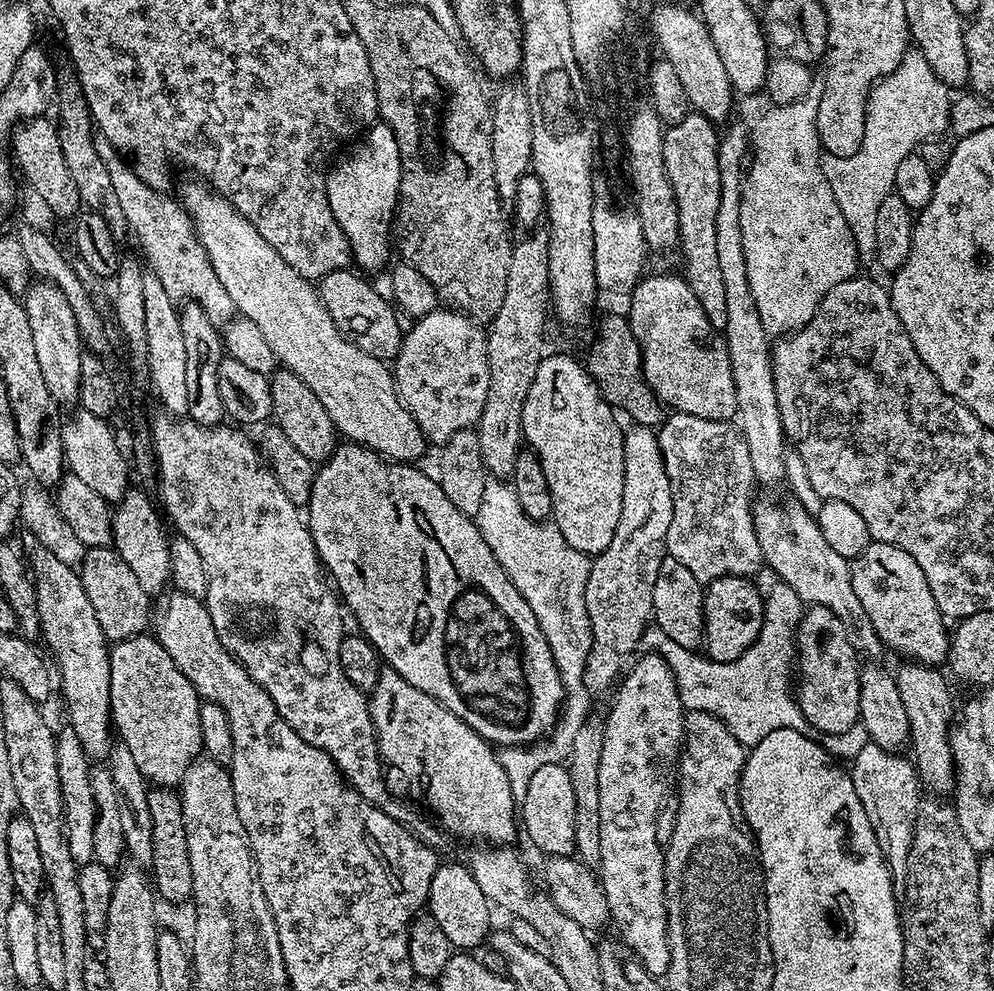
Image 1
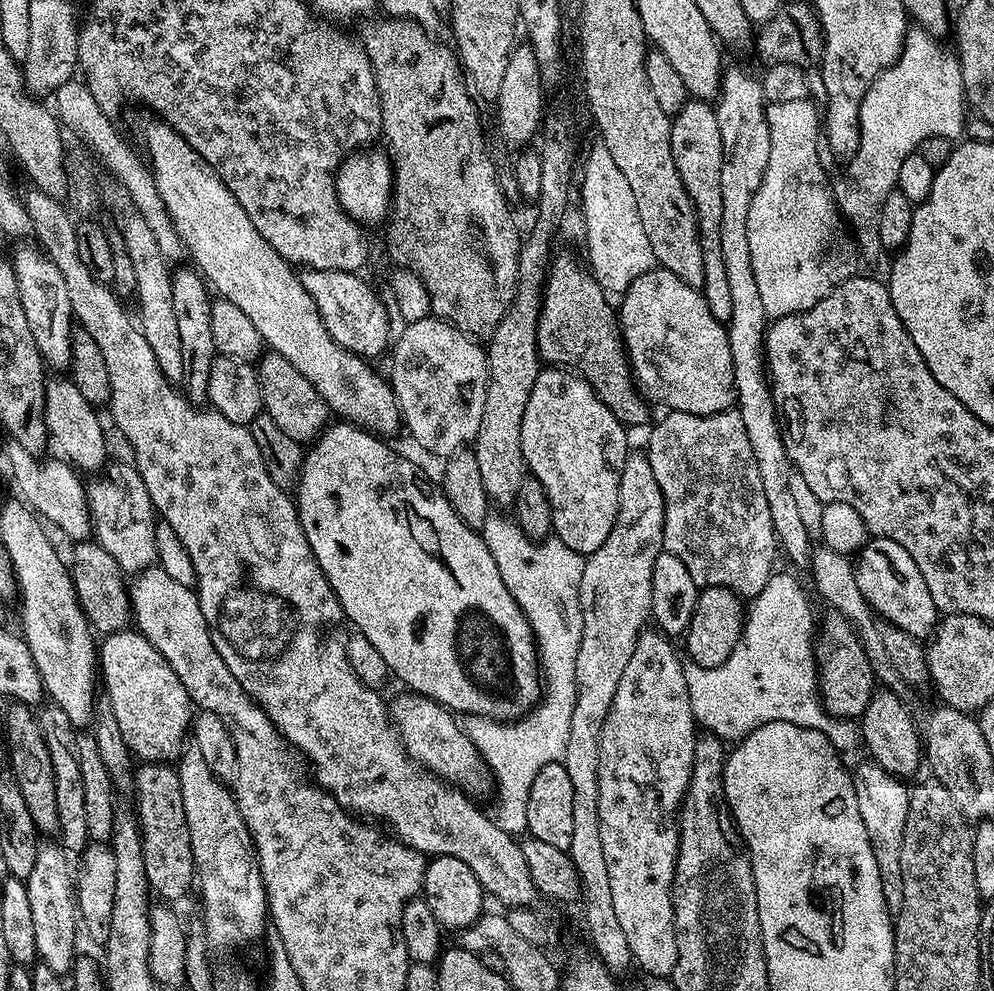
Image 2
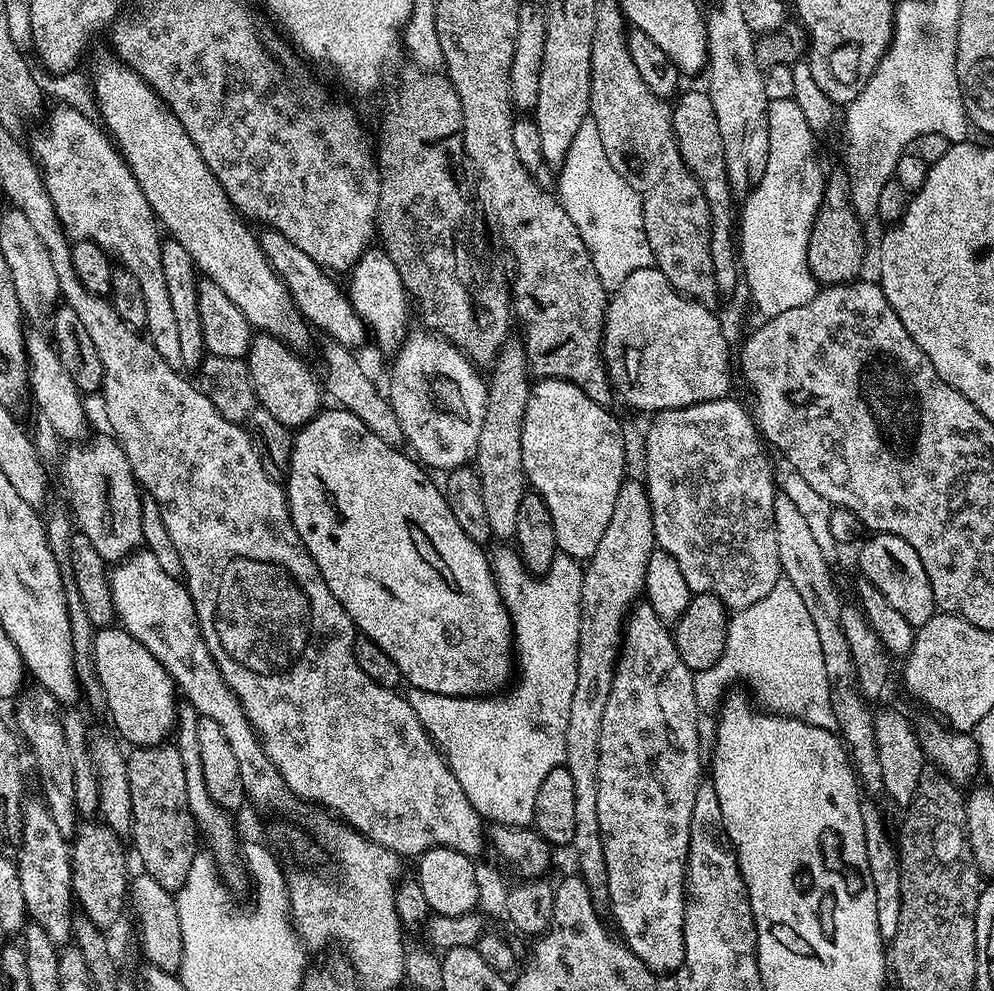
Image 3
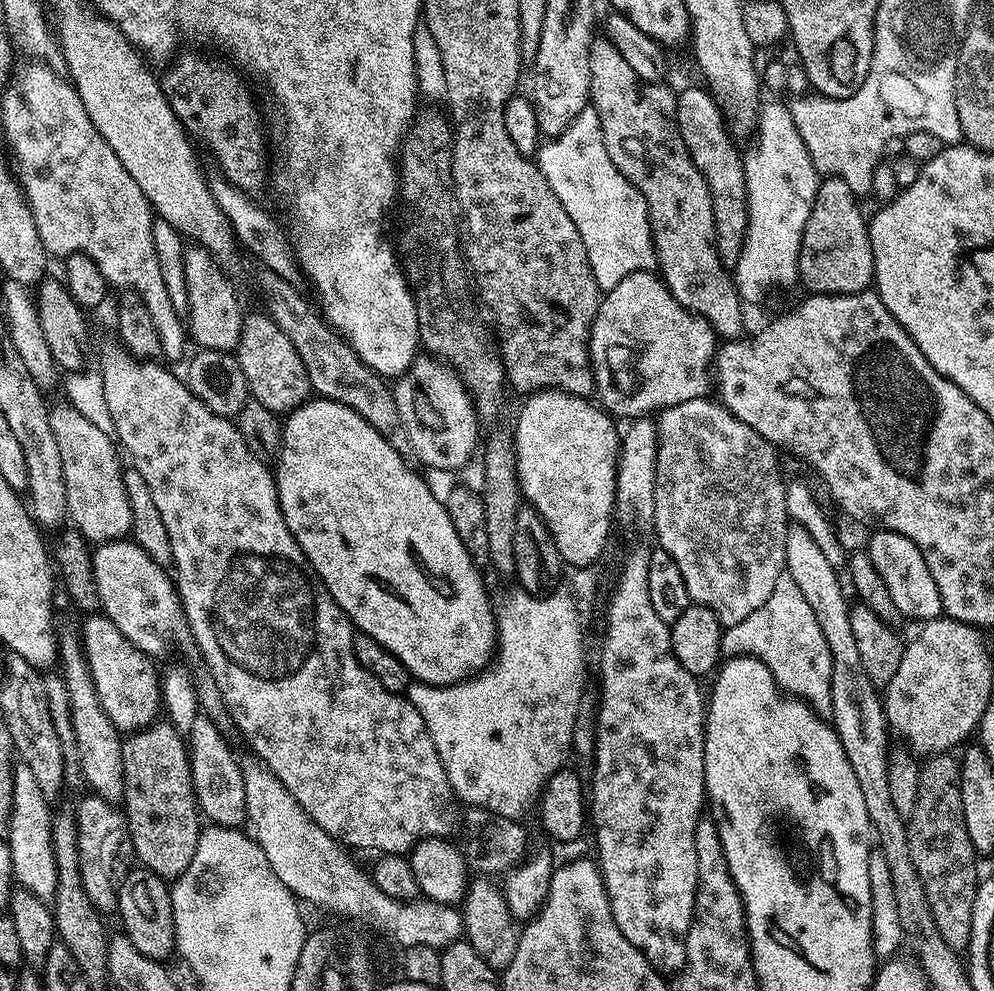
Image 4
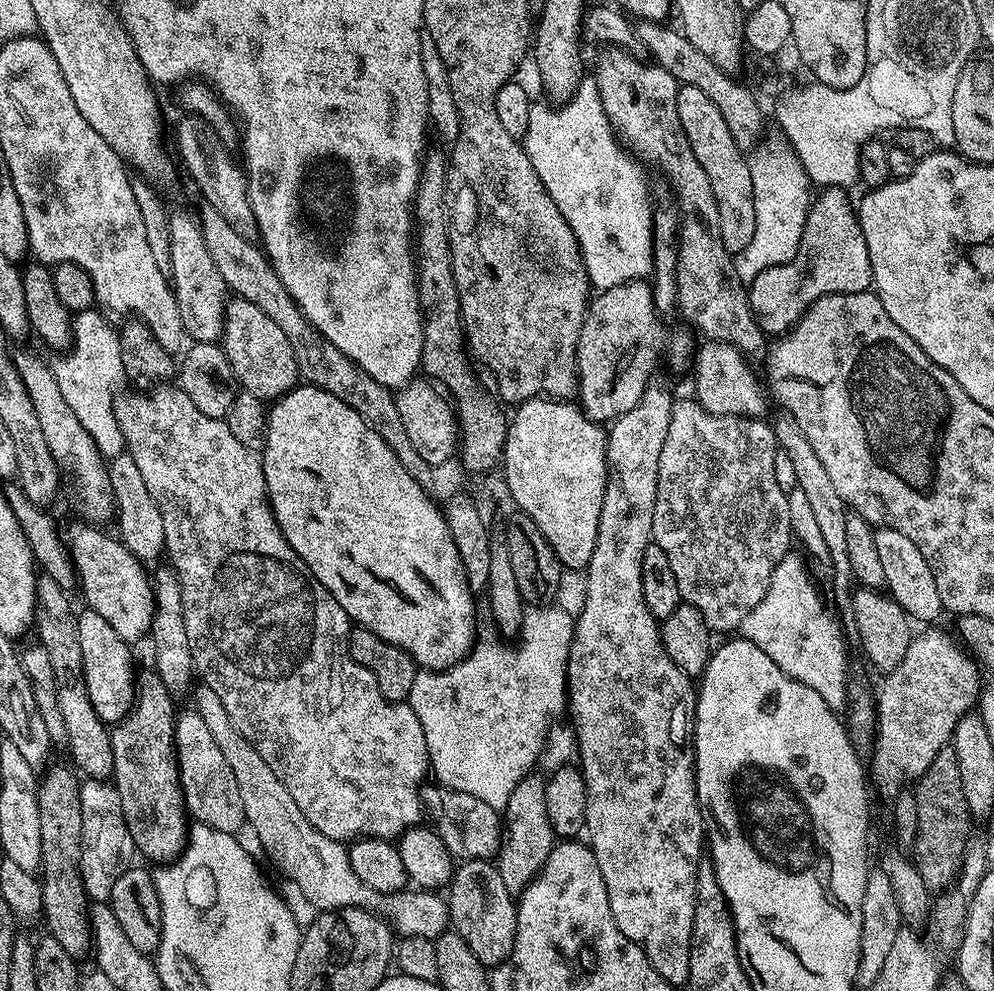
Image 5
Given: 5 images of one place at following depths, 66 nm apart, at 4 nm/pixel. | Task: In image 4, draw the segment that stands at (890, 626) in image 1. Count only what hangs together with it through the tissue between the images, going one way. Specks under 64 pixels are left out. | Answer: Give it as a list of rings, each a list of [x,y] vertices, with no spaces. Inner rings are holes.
[[[876,530],[868,540],[866,551],[870,562],[874,562],[874,570],[882,574],[882,582],[890,589],[890,598],[894,598],[894,606],[898,606],[901,617],[909,616],[912,620],[927,622],[935,620],[943,613],[942,598],[938,594],[938,586],[934,586],[934,577],[926,566],[926,558],[910,542],[910,538],[902,538],[897,532]]]

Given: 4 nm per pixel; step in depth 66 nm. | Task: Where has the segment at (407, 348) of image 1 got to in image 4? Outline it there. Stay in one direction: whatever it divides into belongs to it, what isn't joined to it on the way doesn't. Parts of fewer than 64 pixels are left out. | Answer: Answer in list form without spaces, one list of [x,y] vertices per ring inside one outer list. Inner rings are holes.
[[[427,354],[417,355],[412,365],[404,371],[394,384],[398,414],[404,423],[406,434],[409,435],[410,446],[416,451],[417,461],[428,468],[441,468],[444,472],[452,472],[460,468],[472,455],[477,455],[478,441],[481,439],[480,427],[482,421],[476,415],[472,404],[472,396],[464,388],[464,383],[453,368],[448,367],[443,360]]]

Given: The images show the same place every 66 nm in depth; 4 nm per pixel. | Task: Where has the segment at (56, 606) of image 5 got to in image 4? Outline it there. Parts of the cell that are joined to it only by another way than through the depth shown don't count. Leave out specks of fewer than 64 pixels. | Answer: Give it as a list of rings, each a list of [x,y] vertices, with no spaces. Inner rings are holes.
[[[61,631],[58,636],[58,664],[62,669],[64,685],[70,698],[70,710],[74,718],[74,735],[78,741],[78,758],[82,758],[84,783],[95,795],[106,802],[119,805],[124,798],[124,771],[122,770],[122,750],[124,740],[120,729],[106,718],[102,702],[98,702],[98,690],[84,657],[82,640],[72,632]]]

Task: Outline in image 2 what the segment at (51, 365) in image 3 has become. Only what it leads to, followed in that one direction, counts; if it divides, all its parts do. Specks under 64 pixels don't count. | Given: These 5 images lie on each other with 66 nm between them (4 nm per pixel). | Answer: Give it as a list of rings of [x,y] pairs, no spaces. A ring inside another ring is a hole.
[[[54,376],[45,383],[44,417],[51,449],[58,451],[55,453],[61,453],[79,471],[90,470],[89,472],[92,472],[101,469],[107,463],[108,441],[102,434],[99,413],[92,404],[88,403],[86,398],[83,398],[71,379]]]

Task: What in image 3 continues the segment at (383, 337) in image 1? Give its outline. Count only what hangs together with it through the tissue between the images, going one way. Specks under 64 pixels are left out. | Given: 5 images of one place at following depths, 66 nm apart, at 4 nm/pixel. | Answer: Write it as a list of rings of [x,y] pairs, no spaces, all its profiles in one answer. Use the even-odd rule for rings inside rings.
[[[264,230],[259,233],[258,239],[260,249],[266,254],[270,266],[286,286],[300,315],[308,321],[313,329],[321,328],[327,339],[335,340],[351,350],[358,349],[357,347],[364,339],[366,341],[369,339],[370,333],[364,320],[348,301],[345,289],[341,285],[339,288],[331,280],[333,277],[319,264],[316,264],[314,258],[310,258],[310,254],[306,254],[306,250],[298,250],[298,246],[294,246],[294,242],[290,242],[281,232]]]

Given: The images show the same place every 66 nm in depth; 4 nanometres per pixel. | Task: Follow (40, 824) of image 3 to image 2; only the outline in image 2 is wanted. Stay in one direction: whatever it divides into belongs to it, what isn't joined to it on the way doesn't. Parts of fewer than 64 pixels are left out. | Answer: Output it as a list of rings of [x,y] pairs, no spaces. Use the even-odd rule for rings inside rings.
[[[41,843],[37,847],[34,868],[30,870],[30,878],[26,883],[34,922],[34,946],[39,963],[50,966],[50,970],[59,974],[68,974],[71,973],[72,964],[78,955],[78,949],[76,949],[78,913],[74,891],[74,872],[70,864],[68,868],[69,857],[63,847],[53,844]]]

